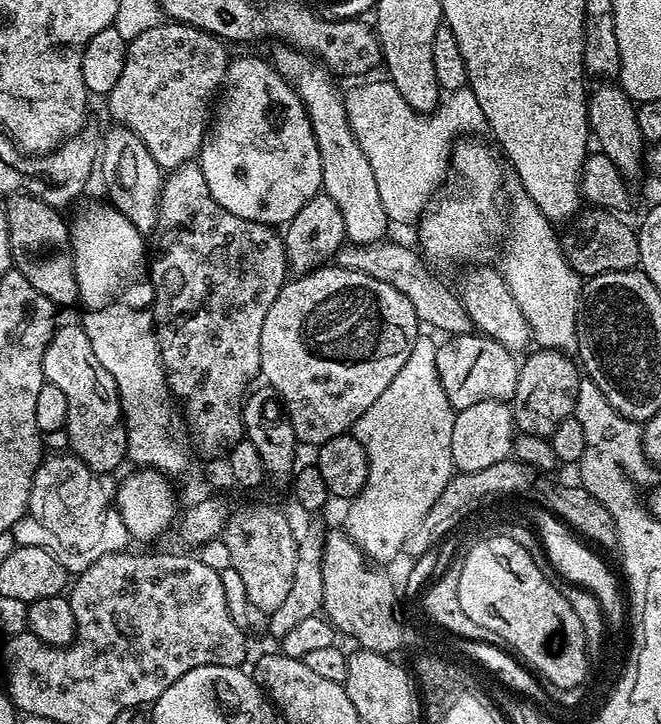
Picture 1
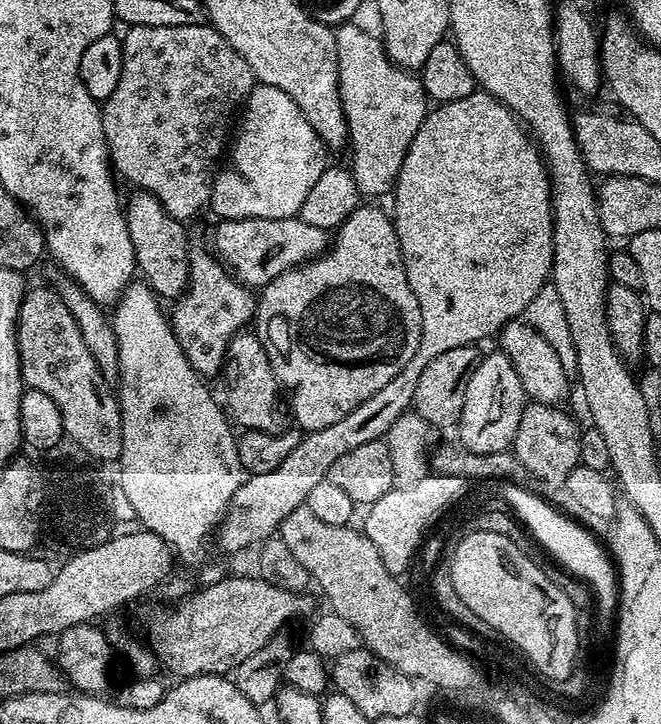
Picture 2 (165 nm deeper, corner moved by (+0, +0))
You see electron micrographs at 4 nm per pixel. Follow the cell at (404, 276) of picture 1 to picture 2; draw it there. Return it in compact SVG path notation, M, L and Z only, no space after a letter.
M299 215L290 218L242 218L241 220L220 220L212 232L211 251L217 260L240 281L253 290L263 290L278 274L296 268L300 264L309 263L321 256L330 248L329 229L310 226L310 222L302 222Z

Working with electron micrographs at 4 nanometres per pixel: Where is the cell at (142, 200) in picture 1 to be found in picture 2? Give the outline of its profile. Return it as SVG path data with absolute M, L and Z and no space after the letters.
M133 191L133 196L126 200L126 215L130 242L134 242L134 258L143 283L147 284L157 297L168 302L175 301L186 291L188 286L188 236L184 233L185 225L176 220L154 198L154 194Z

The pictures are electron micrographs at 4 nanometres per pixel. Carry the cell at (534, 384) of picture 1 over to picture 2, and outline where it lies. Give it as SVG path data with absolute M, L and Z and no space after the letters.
M525 403L524 413L518 422L518 434L511 446L511 451L516 453L529 477L537 476L538 479L545 480L548 484L557 484L557 486L563 485L570 470L574 470L576 465L580 463L580 433L582 428L581 425L576 425L562 409L563 407L554 404Z

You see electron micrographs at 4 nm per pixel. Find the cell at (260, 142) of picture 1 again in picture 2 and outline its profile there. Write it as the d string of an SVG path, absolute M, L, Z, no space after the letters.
M257 83L242 108L238 120L240 133L235 133L230 144L232 161L228 168L221 167L212 184L210 208L217 212L220 220L241 220L242 218L290 218L299 213L302 202L306 202L306 194L314 187L314 182L322 178L326 167L324 143L316 137L316 131L306 122L306 114L290 98L290 94L282 94L269 84Z

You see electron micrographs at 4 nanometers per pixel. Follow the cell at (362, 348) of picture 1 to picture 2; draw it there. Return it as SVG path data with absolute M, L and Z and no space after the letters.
M367 206L355 208L350 218L346 218L346 222L335 229L334 243L329 251L309 263L300 264L296 268L278 274L278 278L270 281L259 293L254 328L264 344L277 380L280 381L283 391L290 397L290 416L297 429L313 432L322 430L326 426L334 426L334 422L346 418L346 414L350 414L354 406L362 406L362 402L366 402L370 394L378 394L378 390L382 390L382 386L386 386L386 382L390 382L394 374L398 374L402 366L406 366L406 362L414 358L422 334L422 310L418 306L418 298L414 298L414 290L410 290L410 282L406 282L406 266L393 217L389 213L387 216L380 208L367 208Z

